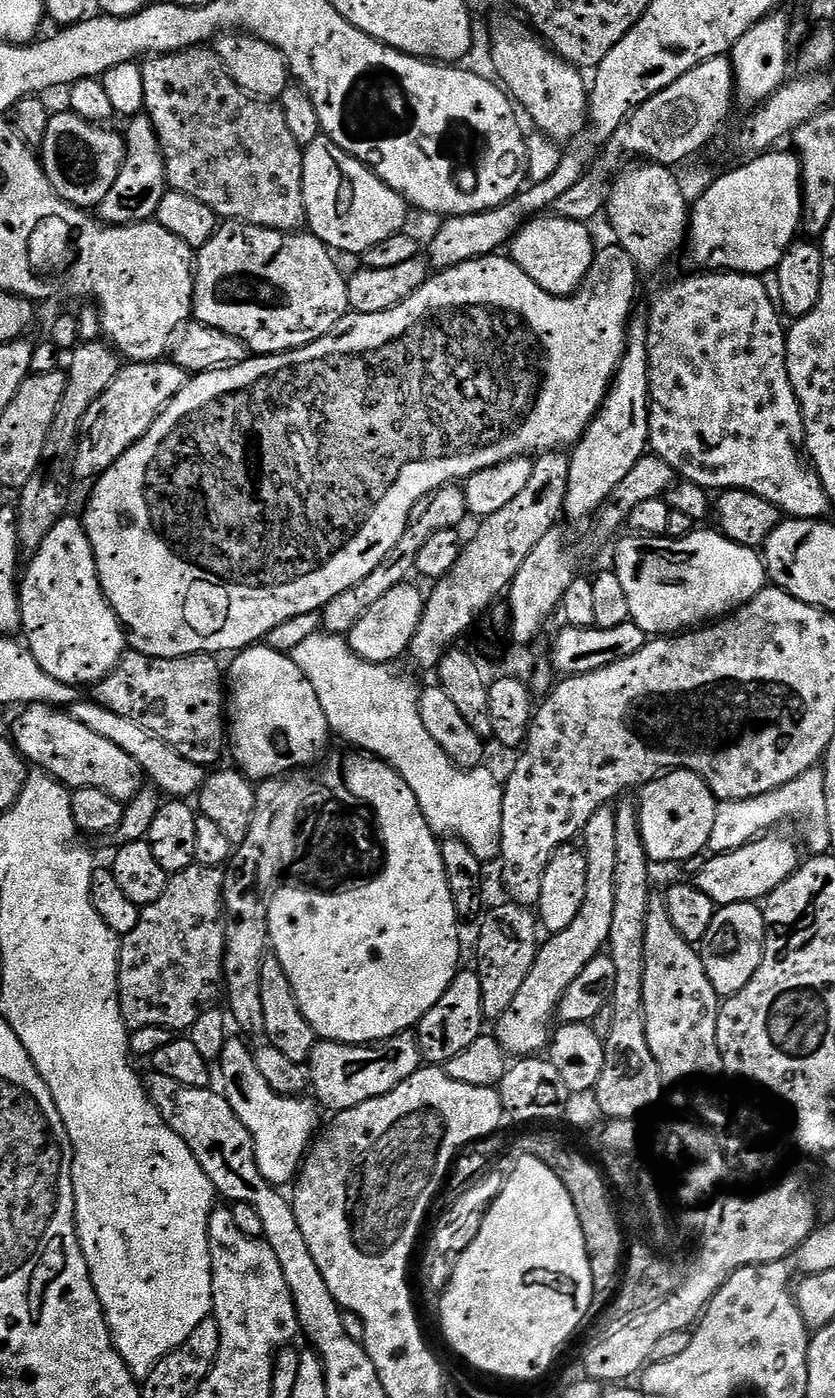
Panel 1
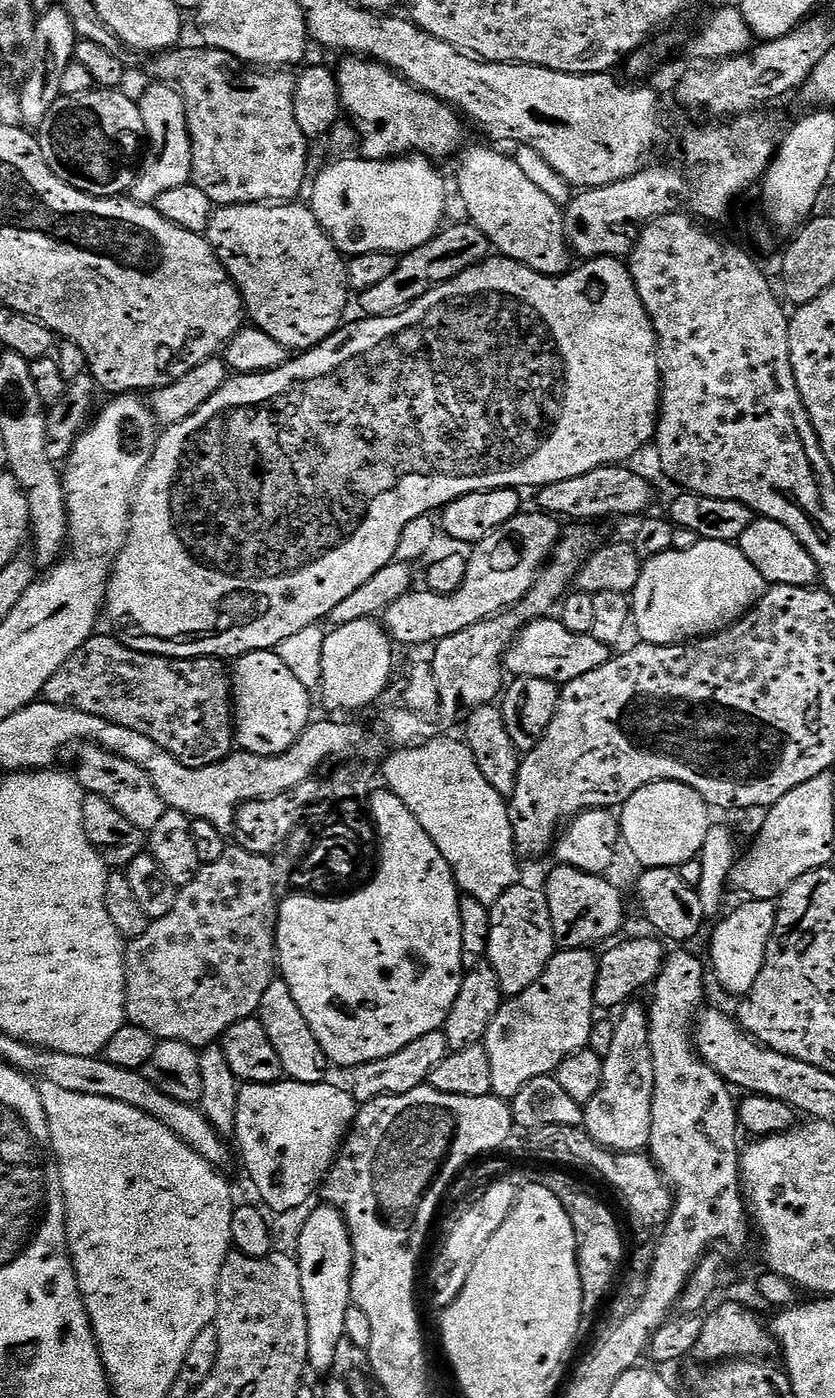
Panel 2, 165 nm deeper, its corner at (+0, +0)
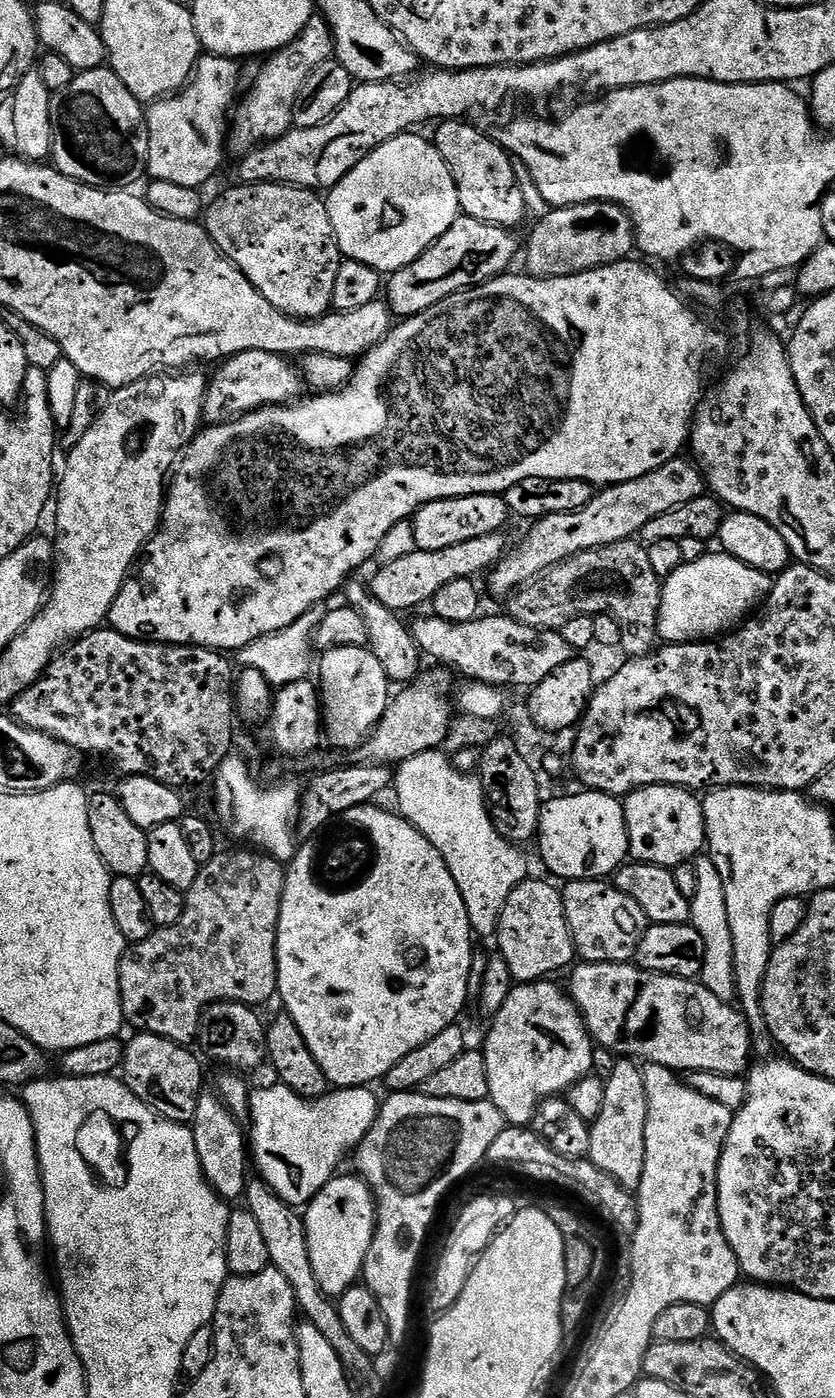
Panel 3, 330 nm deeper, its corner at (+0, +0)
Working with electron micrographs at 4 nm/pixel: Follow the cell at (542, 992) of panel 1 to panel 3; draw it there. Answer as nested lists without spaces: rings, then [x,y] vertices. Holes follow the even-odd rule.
[[[551,979],[535,980],[532,984],[516,984],[510,998],[502,1002],[502,1010],[491,1017],[488,1037],[484,1040],[482,1051],[486,1058],[486,1078],[490,1078],[488,1099],[504,1115],[505,1121],[512,1126],[531,1125],[536,1107],[543,1100],[567,1093],[574,1082],[592,1072],[592,1049],[594,1041],[588,1034],[584,1019],[569,993]]]

